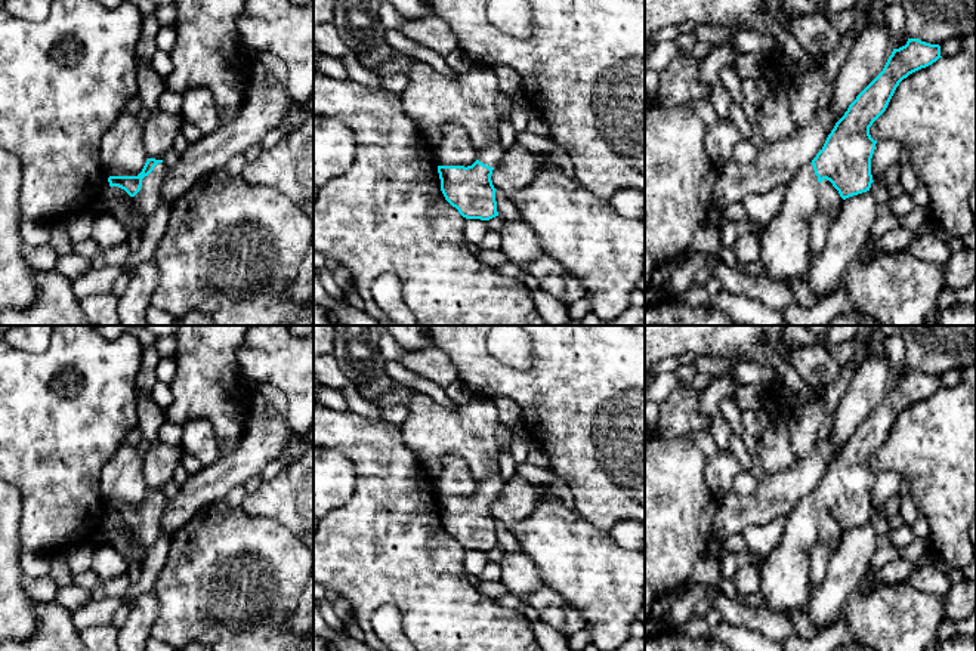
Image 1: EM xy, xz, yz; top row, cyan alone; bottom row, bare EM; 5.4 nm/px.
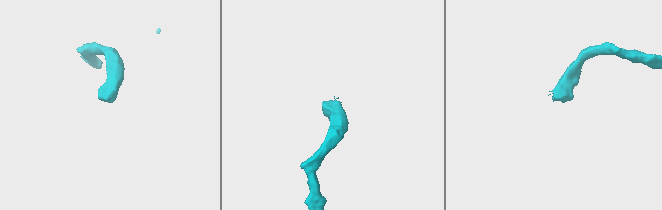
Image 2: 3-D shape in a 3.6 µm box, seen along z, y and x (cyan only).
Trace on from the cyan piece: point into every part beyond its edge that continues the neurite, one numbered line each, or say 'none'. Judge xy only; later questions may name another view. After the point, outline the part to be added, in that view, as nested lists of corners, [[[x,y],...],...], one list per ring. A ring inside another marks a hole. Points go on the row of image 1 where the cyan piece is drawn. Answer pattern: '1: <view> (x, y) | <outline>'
1: xy (148, 198) | [[[158,163],[154,170],[142,179],[140,191],[132,197],[135,210],[143,220],[143,231],[146,229],[149,216],[163,203],[161,188],[167,170],[169,167],[164,163]]]

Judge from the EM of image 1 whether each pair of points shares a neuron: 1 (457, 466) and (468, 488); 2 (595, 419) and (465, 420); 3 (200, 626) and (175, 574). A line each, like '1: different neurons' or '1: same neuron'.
1: same neuron
2: different neurons
3: same neuron

